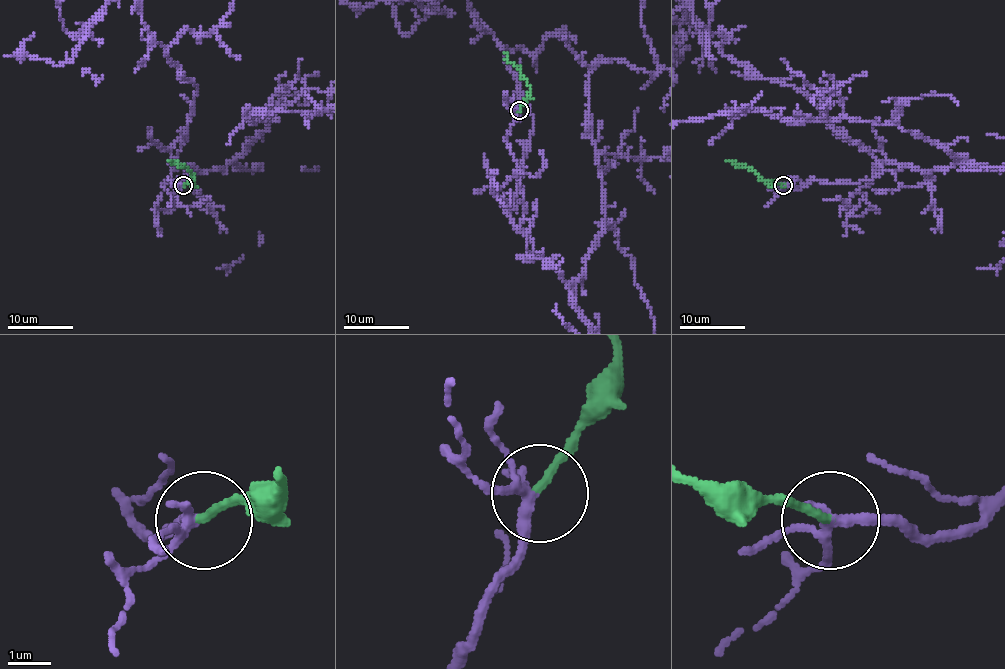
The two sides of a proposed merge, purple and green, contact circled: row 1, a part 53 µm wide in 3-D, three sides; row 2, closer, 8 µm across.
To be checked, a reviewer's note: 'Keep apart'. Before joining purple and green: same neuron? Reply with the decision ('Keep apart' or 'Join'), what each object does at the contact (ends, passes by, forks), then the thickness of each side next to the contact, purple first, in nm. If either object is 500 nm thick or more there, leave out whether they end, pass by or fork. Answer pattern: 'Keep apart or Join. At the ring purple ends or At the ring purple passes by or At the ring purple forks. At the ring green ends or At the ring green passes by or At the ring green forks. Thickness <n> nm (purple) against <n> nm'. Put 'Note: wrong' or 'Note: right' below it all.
Join. At the ring purple forks. At the ring green ends. Thickness 200 nm (purple) against 180 nm
Note: wrong

